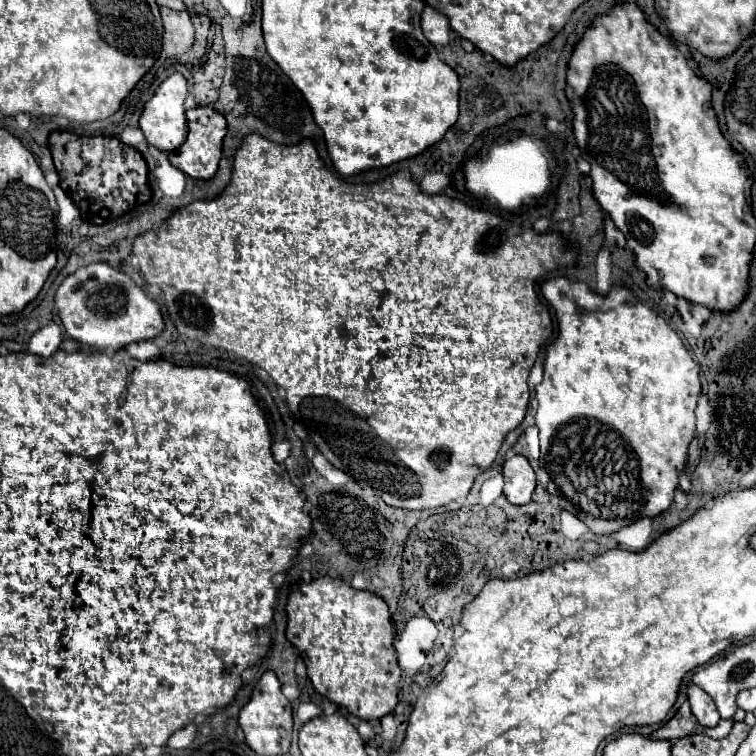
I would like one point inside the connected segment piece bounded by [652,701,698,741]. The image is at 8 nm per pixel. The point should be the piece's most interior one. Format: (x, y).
(683, 723)

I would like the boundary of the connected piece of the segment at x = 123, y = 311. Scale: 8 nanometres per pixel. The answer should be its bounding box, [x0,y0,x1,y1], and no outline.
[56,263,164,351]

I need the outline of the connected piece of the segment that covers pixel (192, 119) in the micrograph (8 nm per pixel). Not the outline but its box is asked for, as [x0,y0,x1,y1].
[168,107,228,179]

